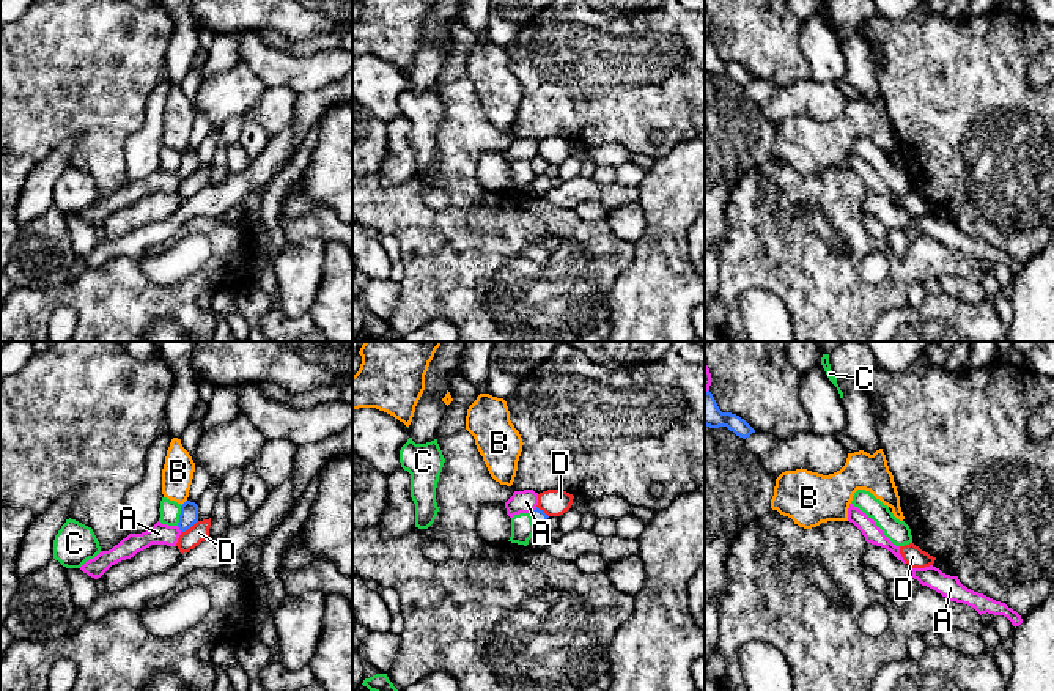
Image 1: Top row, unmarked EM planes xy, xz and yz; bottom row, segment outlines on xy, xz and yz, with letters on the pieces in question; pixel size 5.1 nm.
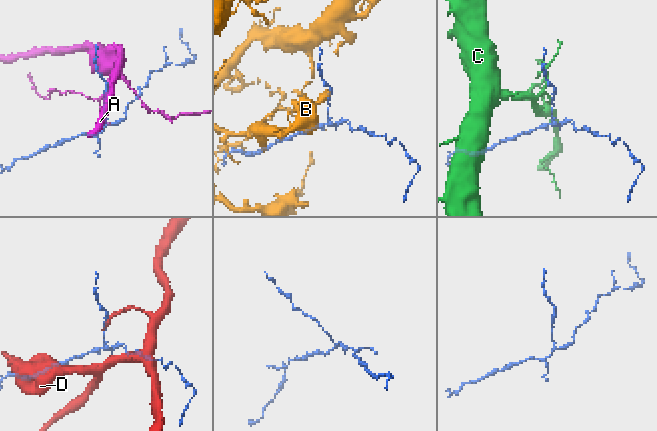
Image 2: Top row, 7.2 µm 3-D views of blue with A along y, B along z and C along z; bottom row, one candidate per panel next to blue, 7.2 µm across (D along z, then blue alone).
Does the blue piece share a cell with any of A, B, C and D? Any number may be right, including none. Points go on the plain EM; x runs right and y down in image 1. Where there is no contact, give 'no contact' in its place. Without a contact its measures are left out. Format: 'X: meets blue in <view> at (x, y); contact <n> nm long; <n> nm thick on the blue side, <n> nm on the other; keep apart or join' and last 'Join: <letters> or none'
A: meets blue in xz at (534, 158); contact 50 nm long; 80 nm thick on the blue side, 120 nm on the other; keep apart
B: meets blue in xy at (184, 150); contact 50 nm long; 100 nm thick on the blue side, 160 nm on the other; keep apart
C: meets blue in xy at (180, 162); contact 110 nm long; 100 nm thick on the blue side, 110 nm on the other; keep apart
D: meets blue in xy at (189, 175); contact 110 nm long; 100 nm thick on the blue side, 100 nm on the other; keep apart
Join: none

